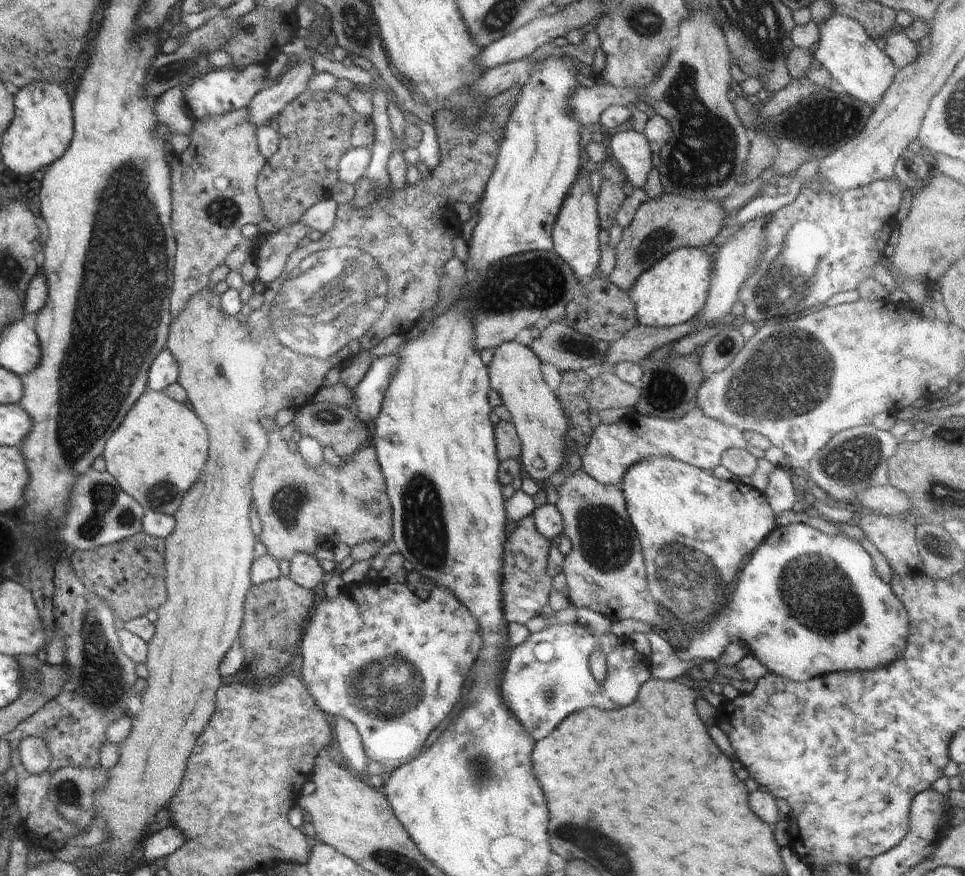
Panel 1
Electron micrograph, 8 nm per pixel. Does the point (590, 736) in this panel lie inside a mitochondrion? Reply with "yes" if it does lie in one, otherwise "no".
no

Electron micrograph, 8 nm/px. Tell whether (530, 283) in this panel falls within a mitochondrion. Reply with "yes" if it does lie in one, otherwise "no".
yes

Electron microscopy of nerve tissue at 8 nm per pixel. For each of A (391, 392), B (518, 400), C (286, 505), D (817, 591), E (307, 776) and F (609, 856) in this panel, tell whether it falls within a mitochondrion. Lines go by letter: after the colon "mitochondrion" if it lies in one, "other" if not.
A: other
B: other
C: mitochondrion
D: mitochondrion
E: other
F: mitochondrion

